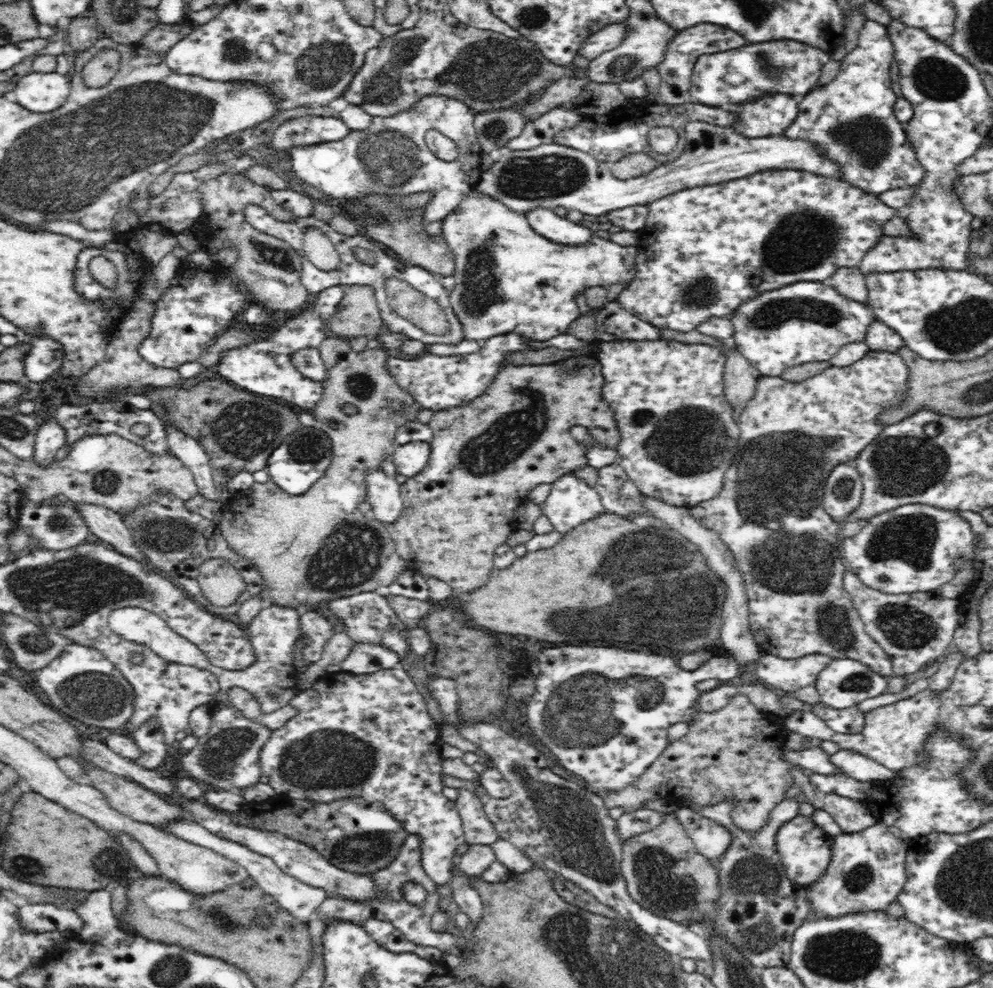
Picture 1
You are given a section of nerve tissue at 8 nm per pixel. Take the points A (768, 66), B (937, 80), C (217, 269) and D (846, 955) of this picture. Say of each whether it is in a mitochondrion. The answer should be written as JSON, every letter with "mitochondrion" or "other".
{"A":"mitochondrion","B":"mitochondrion","C":"other","D":"mitochondrion"}

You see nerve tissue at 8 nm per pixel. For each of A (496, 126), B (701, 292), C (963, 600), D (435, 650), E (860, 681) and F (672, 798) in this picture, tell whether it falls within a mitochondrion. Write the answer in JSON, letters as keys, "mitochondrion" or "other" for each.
{"A":"mitochondrion","B":"mitochondrion","C":"other","D":"other","E":"mitochondrion","F":"other"}

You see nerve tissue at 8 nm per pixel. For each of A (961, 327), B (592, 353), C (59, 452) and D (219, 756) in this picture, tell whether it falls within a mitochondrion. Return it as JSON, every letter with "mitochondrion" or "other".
{"A":"mitochondrion","B":"other","C":"other","D":"mitochondrion"}

